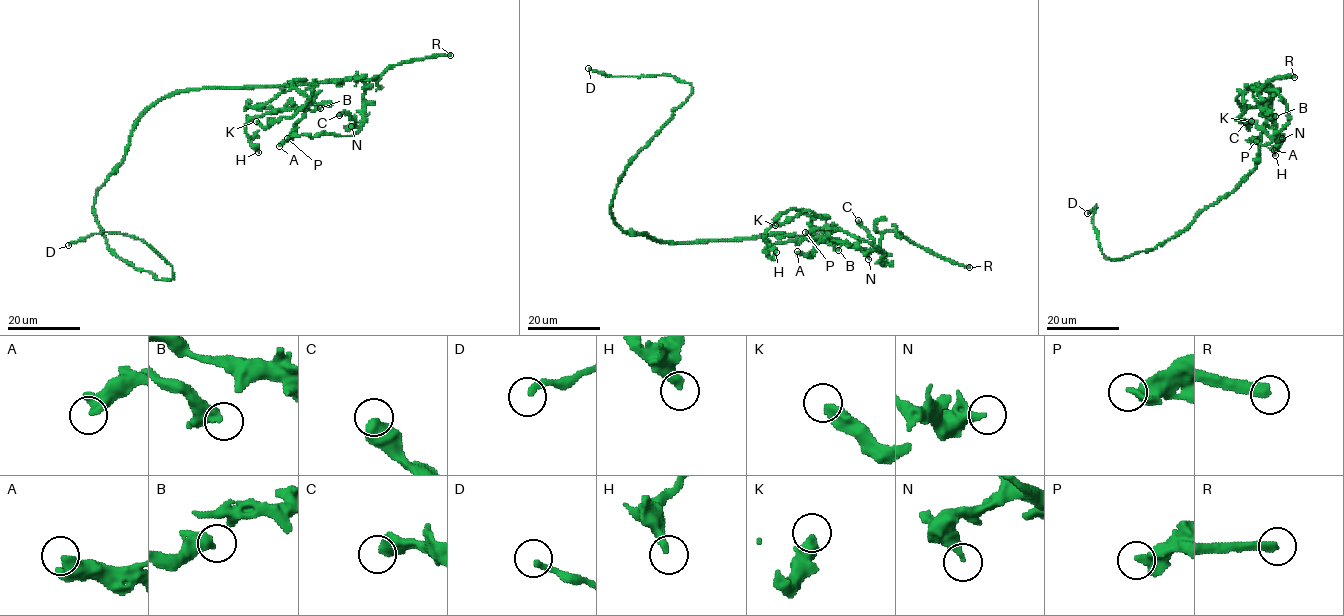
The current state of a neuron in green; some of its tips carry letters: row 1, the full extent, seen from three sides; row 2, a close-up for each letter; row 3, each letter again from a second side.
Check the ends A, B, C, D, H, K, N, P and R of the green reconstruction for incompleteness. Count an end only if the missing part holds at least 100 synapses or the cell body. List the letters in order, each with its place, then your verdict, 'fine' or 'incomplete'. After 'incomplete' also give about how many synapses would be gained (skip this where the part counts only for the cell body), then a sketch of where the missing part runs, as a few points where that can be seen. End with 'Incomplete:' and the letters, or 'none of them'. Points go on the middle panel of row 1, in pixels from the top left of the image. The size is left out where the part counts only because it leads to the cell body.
A: place (797, 251); fine
B: place (838, 250); fine
C: place (858, 220); fine
D: place (588, 68); fine
H: place (776, 252); fine
K: place (775, 225); fine
N: place (868, 259); fine
P: place (805, 232); fine
R: place (969, 267); incomplete; 600 synapses
Incomplete: R

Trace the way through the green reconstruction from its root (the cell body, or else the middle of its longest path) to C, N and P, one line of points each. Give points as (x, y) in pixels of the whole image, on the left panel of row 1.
C: (132, 135), (133, 124), (149, 108), (180, 92), (359, 78), (364, 121), (357, 126), (339, 115)
N: (132, 135), (133, 124), (149, 108), (163, 98), (180, 92), (359, 78), (364, 84), (364, 121), (351, 126)
P: (132, 135), (133, 124), (149, 108), (180, 92), (354, 78), (363, 82), (364, 123), (358, 131), (287, 138)

